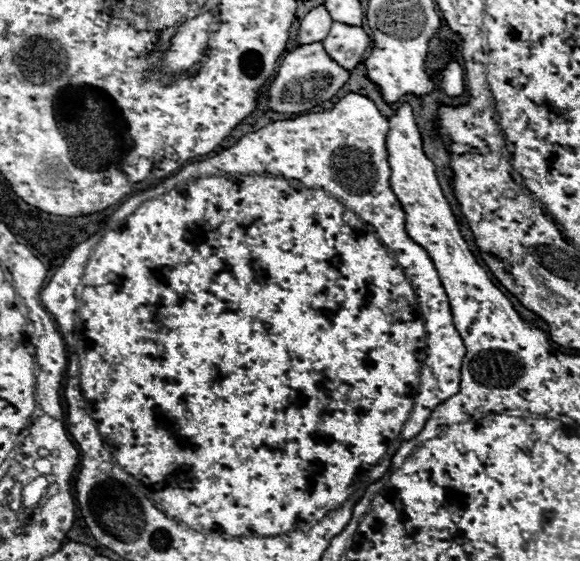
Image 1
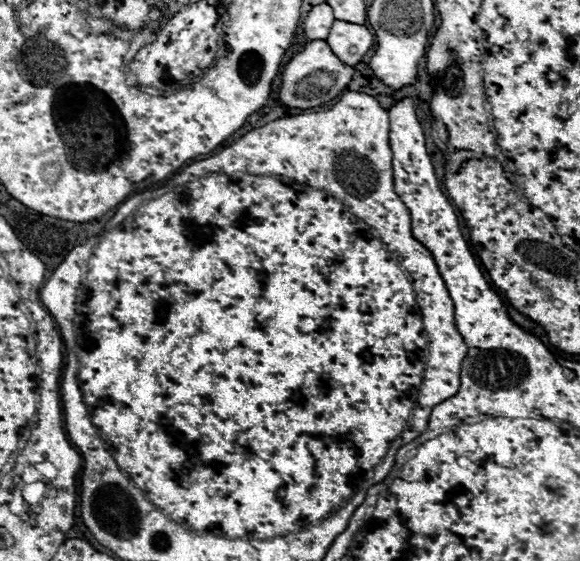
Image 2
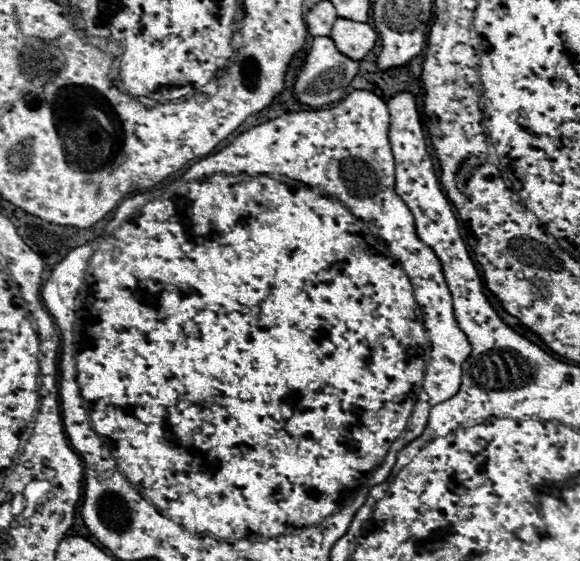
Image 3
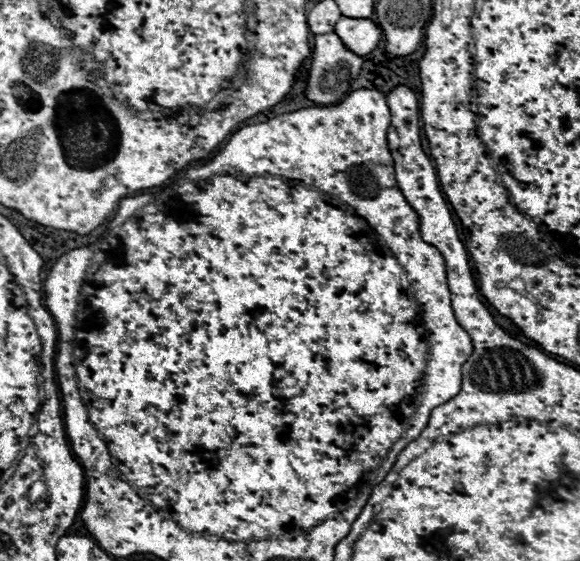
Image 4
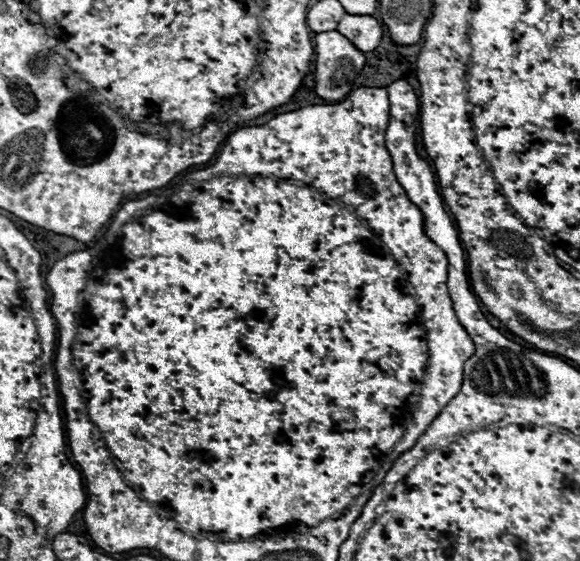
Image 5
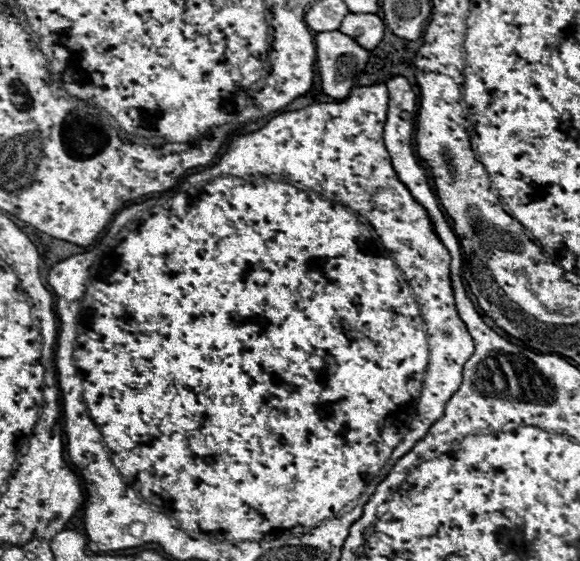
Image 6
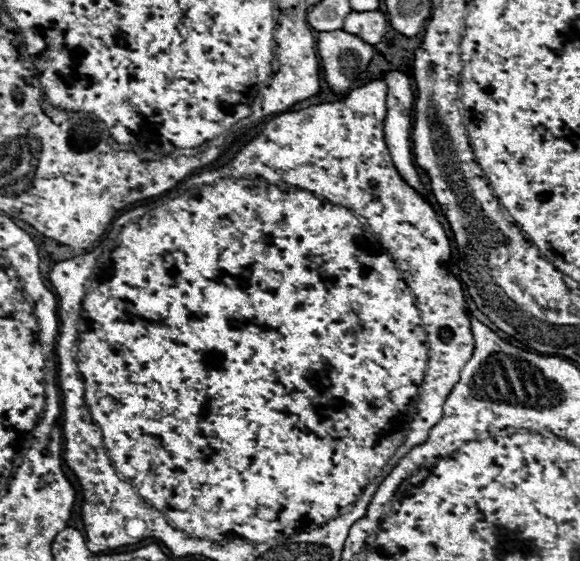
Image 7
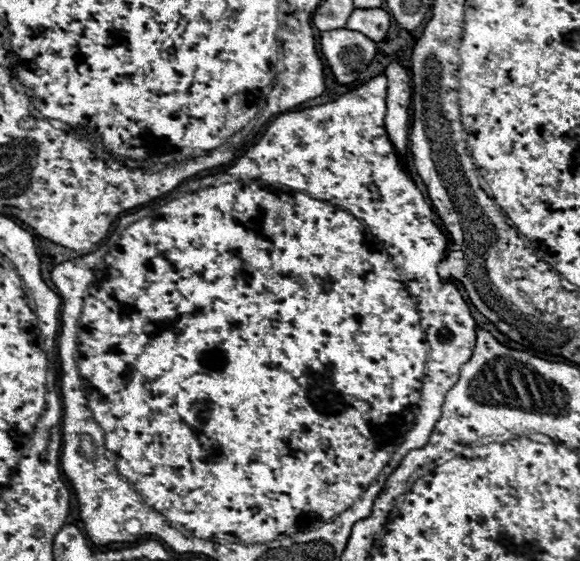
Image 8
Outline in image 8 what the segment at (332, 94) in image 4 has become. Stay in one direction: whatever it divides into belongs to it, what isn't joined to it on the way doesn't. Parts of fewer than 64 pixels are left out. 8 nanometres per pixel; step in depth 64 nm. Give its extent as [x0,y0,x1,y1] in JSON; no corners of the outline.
[320,28,376,86]

